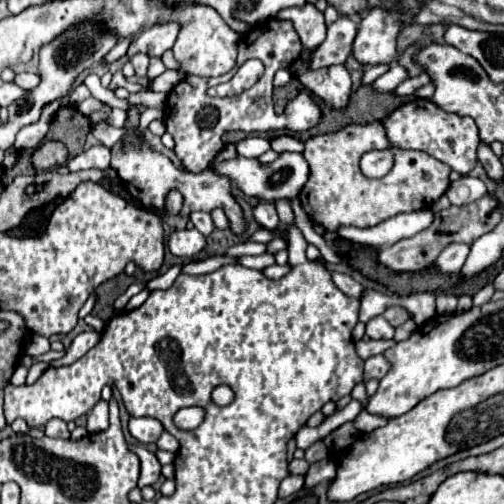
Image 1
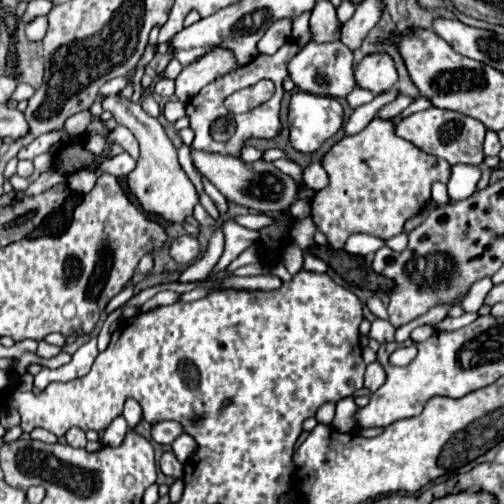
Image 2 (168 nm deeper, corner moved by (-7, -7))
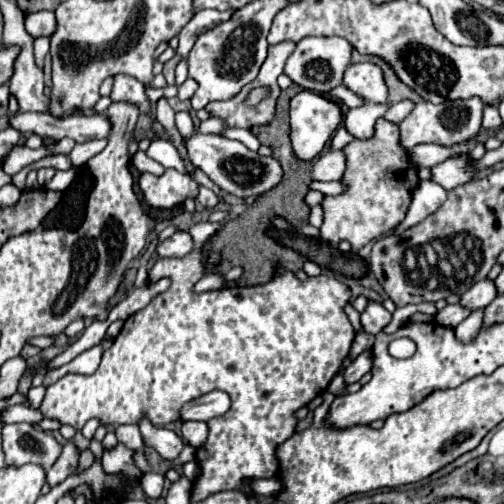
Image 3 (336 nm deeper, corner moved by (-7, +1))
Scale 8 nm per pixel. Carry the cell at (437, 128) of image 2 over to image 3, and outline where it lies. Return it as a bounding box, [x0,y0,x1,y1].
[400,98,484,150]

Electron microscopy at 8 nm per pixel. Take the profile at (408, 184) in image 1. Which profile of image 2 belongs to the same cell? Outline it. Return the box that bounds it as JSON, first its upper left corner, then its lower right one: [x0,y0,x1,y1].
[312,118,450,250]

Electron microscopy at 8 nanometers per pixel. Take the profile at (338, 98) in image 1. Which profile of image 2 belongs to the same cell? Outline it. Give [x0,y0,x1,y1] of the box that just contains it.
[288,40,356,98]

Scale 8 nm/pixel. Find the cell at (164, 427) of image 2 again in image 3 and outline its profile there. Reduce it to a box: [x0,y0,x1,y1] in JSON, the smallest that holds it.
[180,390,230,422]

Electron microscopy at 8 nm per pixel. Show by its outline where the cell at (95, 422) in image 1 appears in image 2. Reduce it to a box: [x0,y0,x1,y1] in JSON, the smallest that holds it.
[102,416,128,446]

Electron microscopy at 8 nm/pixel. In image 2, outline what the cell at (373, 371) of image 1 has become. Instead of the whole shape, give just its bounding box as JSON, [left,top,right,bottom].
[364,362,384,392]

